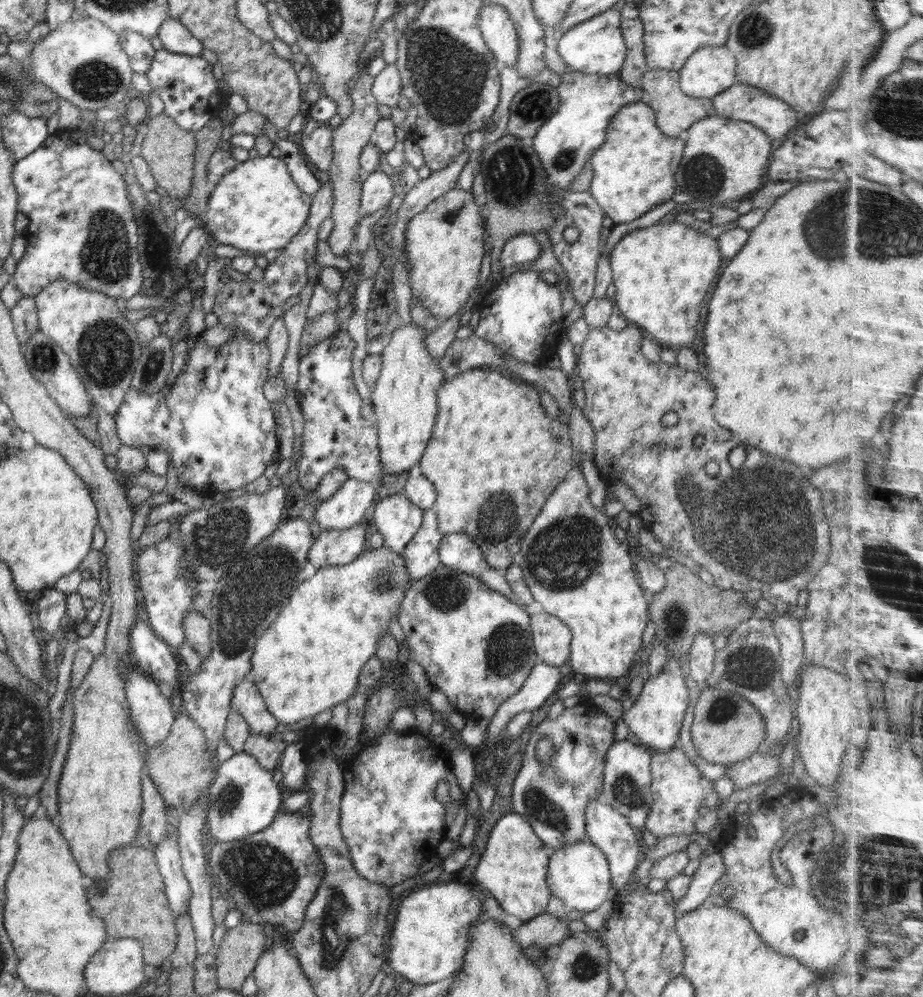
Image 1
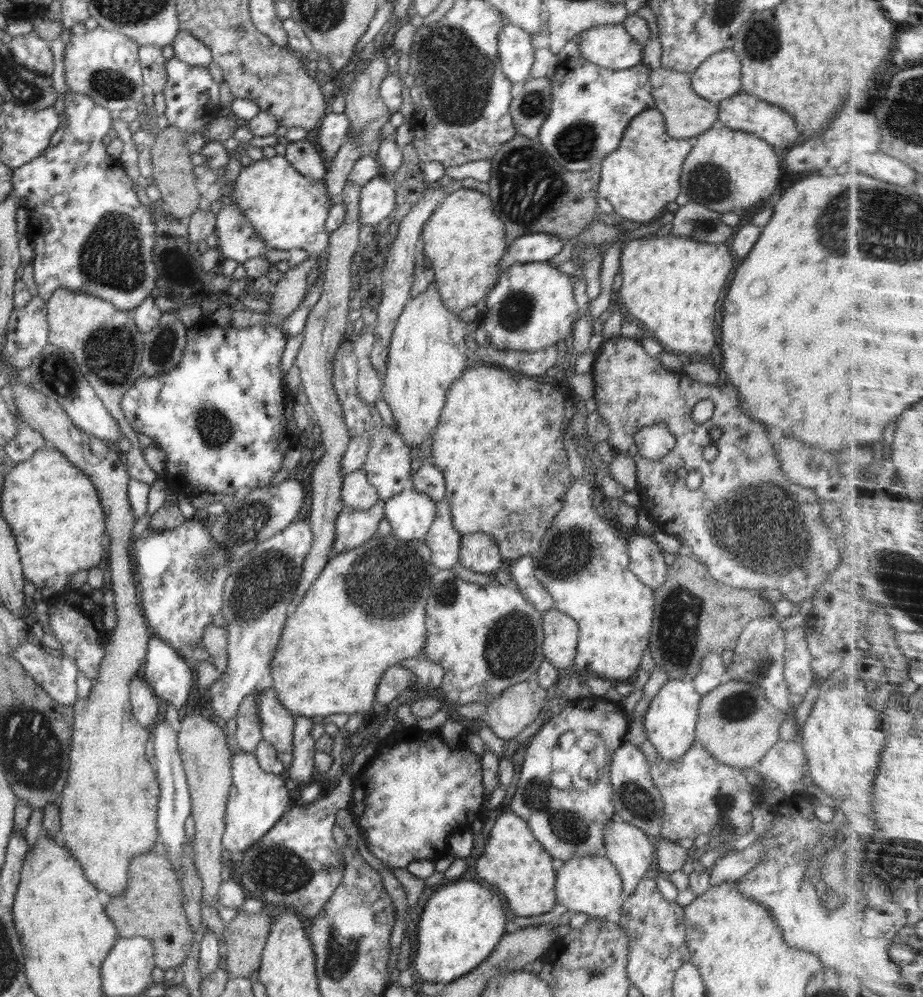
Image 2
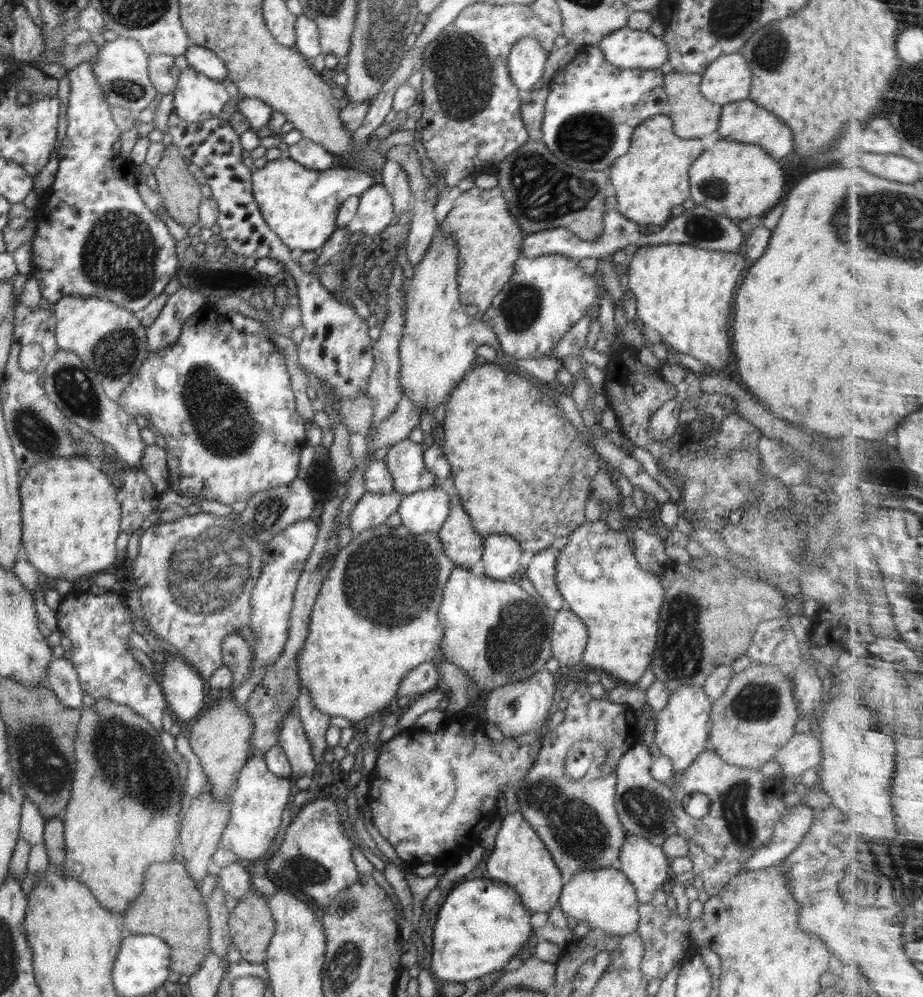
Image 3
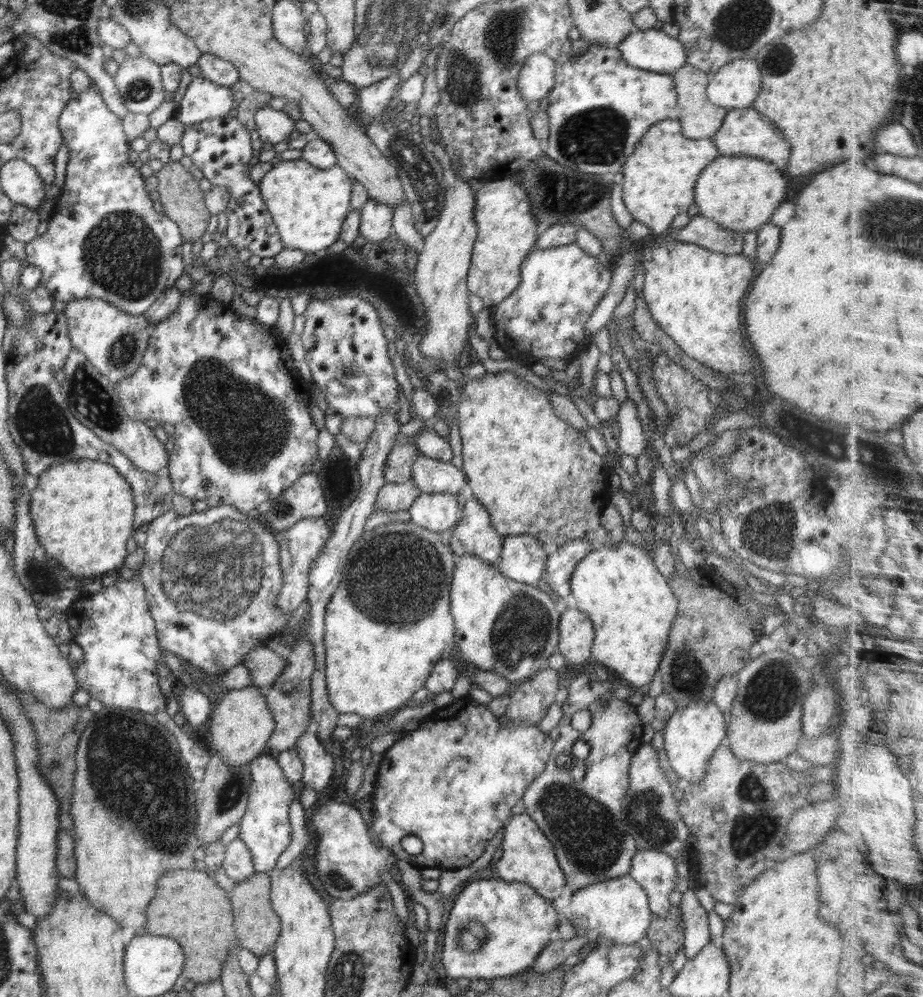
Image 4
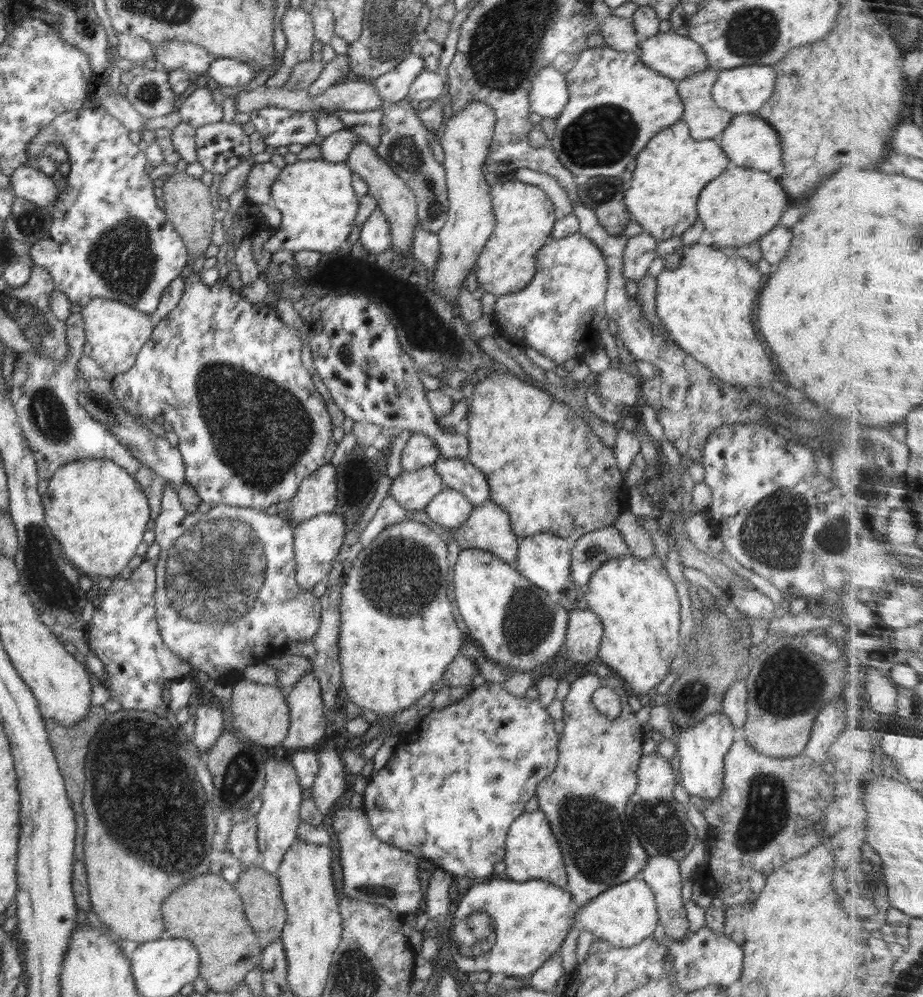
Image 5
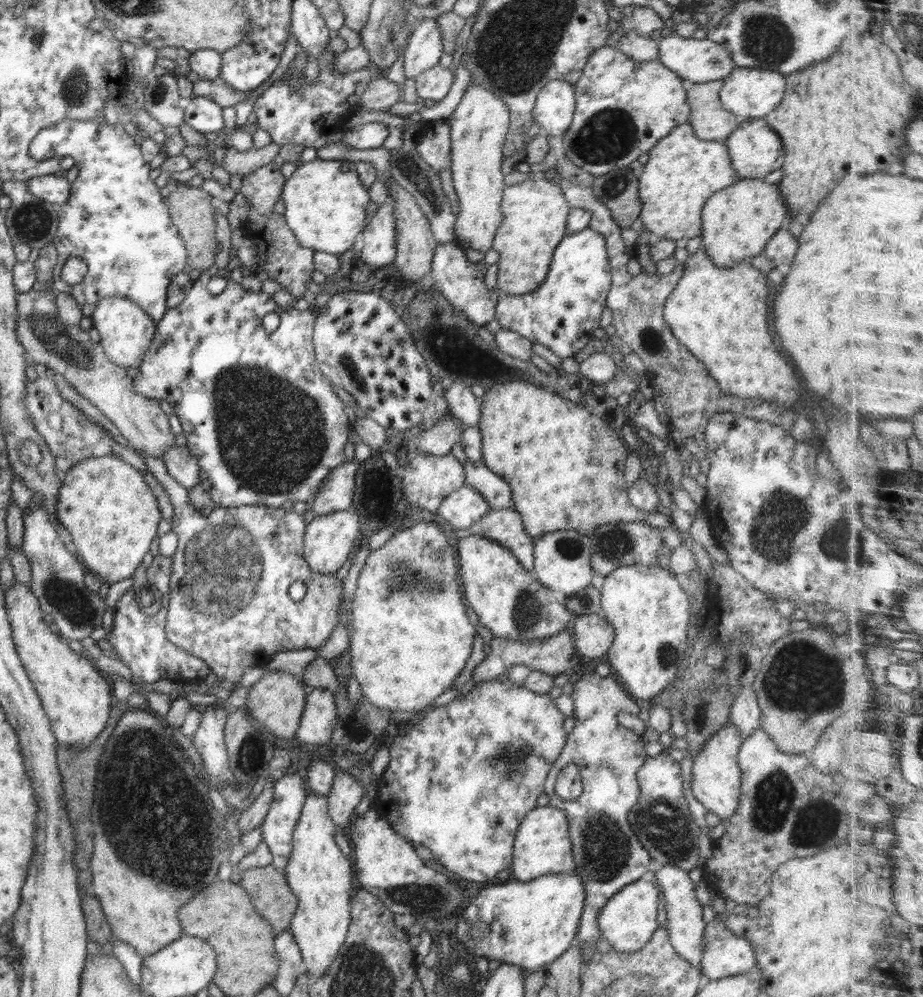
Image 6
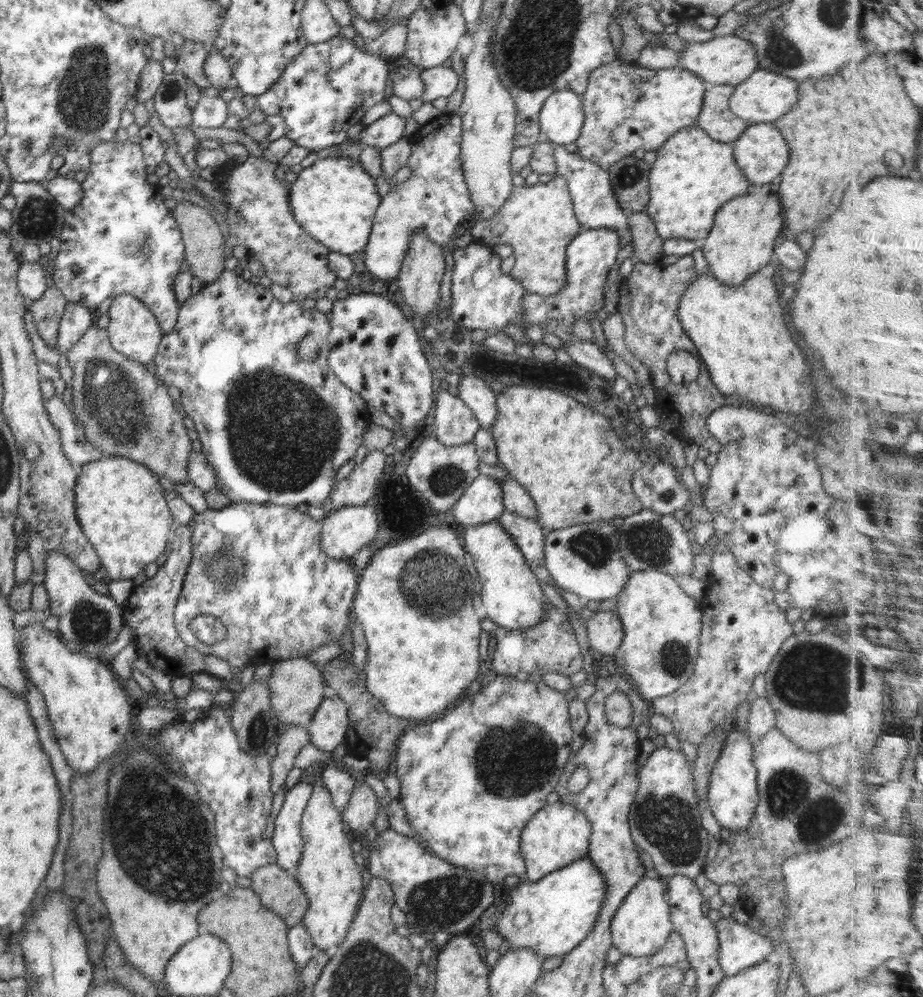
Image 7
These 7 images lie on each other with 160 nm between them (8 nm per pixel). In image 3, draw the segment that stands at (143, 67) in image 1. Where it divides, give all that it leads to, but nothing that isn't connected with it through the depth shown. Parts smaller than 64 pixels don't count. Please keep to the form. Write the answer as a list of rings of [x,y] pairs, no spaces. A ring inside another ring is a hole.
[[[162,54],[149,56],[148,75],[158,95],[171,94],[180,80],[181,70],[175,67],[175,58]]]

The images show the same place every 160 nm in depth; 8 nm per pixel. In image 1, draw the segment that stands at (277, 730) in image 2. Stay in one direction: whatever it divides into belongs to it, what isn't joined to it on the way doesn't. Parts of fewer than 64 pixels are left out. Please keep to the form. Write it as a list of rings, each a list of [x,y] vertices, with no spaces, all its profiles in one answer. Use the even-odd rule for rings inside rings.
[[[249,676],[236,683],[231,708],[244,717],[252,733],[263,735],[278,733],[276,726],[279,721],[267,711],[266,705]]]

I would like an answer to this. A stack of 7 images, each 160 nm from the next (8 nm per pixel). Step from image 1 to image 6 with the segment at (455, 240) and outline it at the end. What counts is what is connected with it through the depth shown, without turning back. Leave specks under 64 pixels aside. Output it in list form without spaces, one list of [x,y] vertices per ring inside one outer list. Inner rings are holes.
[[[538,176],[503,190],[503,221],[493,240],[493,248],[500,254],[497,288],[503,294],[526,294],[542,284],[553,252],[563,236],[568,234],[566,229],[570,209],[560,185],[549,176]]]

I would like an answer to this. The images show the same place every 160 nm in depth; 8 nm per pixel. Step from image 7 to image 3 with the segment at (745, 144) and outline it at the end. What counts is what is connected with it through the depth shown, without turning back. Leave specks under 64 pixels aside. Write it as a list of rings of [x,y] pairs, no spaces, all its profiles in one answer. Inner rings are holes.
[[[749,99],[721,106],[718,131],[722,139],[755,144],[763,148],[764,151],[776,160],[782,158],[782,156],[788,156],[794,150],[793,132],[790,128],[774,114],[757,106]]]

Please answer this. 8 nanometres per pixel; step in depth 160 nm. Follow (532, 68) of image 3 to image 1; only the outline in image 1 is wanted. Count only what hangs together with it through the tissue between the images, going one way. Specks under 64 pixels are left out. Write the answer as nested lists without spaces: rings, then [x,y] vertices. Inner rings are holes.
[[[483,1],[479,16],[479,29],[488,49],[494,54],[500,66],[518,66],[518,34],[507,12],[494,3]]]

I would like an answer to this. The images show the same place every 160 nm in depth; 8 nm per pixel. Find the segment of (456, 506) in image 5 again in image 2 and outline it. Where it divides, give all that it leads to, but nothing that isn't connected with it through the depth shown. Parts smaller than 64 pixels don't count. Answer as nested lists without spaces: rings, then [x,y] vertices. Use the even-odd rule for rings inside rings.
[[[406,488],[385,502],[392,535],[406,542],[423,540],[436,517],[436,502],[427,494]]]

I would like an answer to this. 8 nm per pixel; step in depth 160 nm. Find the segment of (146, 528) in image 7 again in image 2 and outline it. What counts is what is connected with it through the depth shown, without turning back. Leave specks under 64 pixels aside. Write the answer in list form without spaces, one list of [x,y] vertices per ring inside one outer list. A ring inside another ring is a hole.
[[[37,450],[28,460],[16,464],[4,474],[1,513],[14,533],[23,577],[32,582],[37,591],[45,591],[49,596],[60,594],[73,574],[99,567],[104,556],[102,540],[106,535],[106,514],[90,477],[71,465],[60,451]]]

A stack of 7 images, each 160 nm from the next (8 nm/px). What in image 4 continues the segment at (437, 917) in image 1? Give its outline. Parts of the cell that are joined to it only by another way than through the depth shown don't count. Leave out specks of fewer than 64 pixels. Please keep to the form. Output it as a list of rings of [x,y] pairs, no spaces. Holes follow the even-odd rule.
[[[504,879],[469,882],[454,901],[446,927],[443,929],[446,939],[442,942],[444,950],[441,963],[446,972],[445,981],[462,977],[473,980],[505,978],[530,970],[545,944],[555,937],[557,924],[561,919],[562,914],[556,913],[552,902],[544,900],[529,884],[508,882]]]

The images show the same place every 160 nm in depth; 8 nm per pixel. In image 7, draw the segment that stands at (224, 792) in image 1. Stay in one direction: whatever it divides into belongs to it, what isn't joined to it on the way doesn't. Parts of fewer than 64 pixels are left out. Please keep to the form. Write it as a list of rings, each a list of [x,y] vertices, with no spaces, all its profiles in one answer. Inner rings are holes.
[[[298,780],[294,787],[287,790],[284,804],[274,821],[271,841],[277,854],[275,863],[294,877],[304,848],[302,815],[312,791],[313,785]]]

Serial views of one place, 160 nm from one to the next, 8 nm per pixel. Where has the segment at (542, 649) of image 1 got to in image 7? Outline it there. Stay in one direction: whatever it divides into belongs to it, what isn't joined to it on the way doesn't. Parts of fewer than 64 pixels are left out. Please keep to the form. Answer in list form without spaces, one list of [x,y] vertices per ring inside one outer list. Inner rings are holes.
[[[597,610],[585,621],[591,652],[599,656],[613,656],[624,638],[623,624],[613,611]]]

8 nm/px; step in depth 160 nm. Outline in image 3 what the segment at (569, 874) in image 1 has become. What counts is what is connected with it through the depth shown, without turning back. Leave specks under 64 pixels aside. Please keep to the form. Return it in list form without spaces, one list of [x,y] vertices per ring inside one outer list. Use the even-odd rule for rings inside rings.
[[[615,867],[574,873],[563,884],[558,906],[567,916],[584,920],[591,929],[599,928],[608,935],[624,936],[637,930],[640,920],[639,900],[634,885],[628,877]]]

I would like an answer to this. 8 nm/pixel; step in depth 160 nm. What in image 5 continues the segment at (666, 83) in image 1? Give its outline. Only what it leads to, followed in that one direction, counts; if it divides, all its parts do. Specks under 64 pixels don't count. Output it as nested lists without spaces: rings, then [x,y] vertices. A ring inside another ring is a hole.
[[[706,70],[676,82],[679,98],[684,104],[682,121],[689,126],[696,140],[718,140],[734,114],[719,108],[711,95],[718,72]]]

